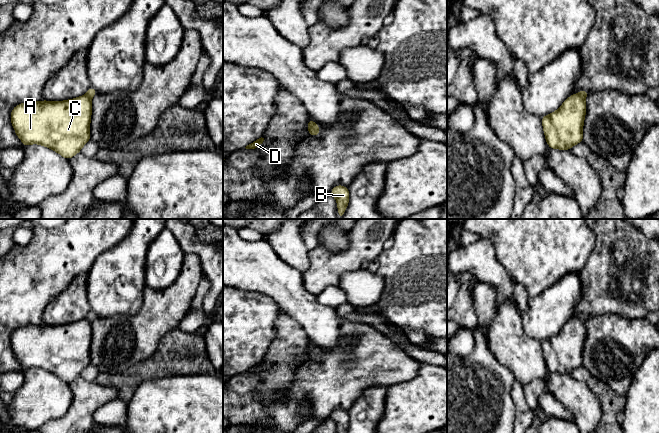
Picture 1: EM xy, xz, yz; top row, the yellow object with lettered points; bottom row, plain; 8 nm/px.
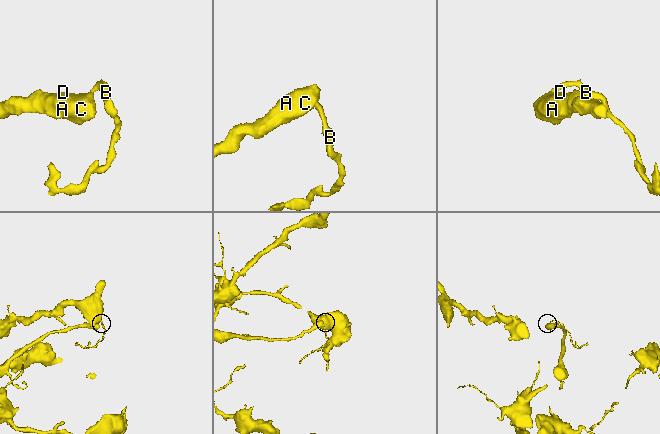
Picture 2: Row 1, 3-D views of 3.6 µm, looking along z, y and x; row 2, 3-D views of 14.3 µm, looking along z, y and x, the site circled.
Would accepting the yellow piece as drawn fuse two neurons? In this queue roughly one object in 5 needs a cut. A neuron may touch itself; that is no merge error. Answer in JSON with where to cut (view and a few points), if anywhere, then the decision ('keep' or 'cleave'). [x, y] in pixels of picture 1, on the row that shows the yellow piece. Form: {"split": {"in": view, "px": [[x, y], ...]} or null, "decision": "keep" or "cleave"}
{"split": {"in": "xz", "px": [[314, 123], [309, 131]]}, "decision": "cleave"}

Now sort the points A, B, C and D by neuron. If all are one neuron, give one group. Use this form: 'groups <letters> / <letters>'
groups A C D / B

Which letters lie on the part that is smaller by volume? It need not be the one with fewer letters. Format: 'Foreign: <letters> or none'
Foreign: B

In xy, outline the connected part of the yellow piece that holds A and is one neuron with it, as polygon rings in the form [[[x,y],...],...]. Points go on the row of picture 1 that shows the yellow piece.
[[[91,98],[27,101],[11,111],[11,123],[24,147],[39,144],[71,159],[90,141]]]

